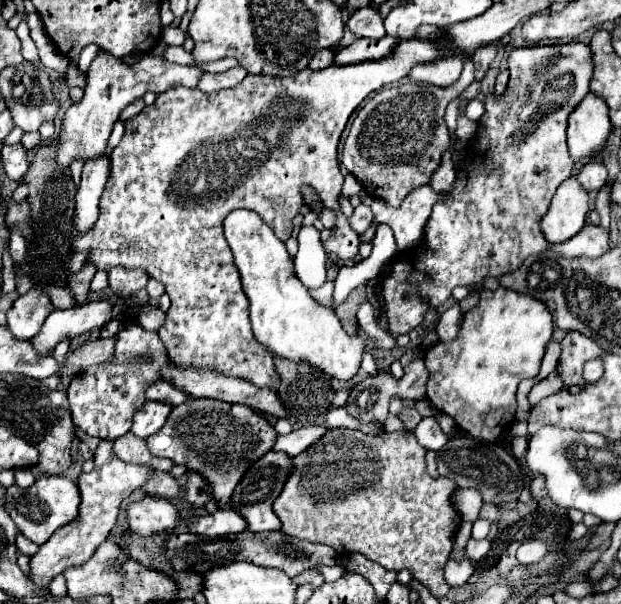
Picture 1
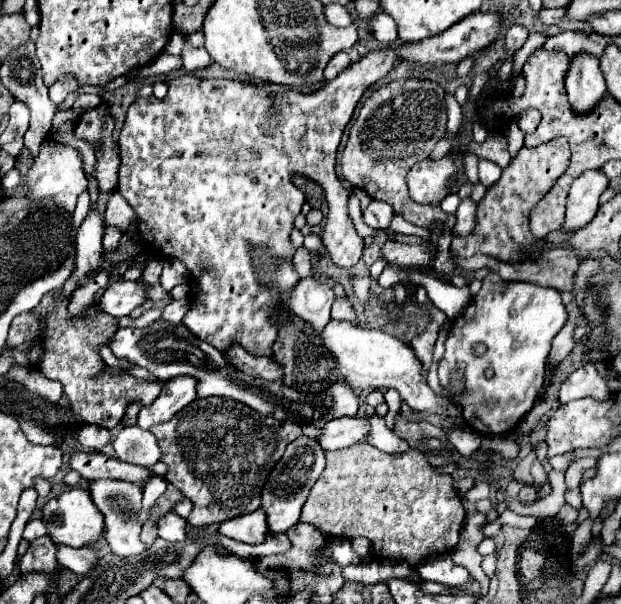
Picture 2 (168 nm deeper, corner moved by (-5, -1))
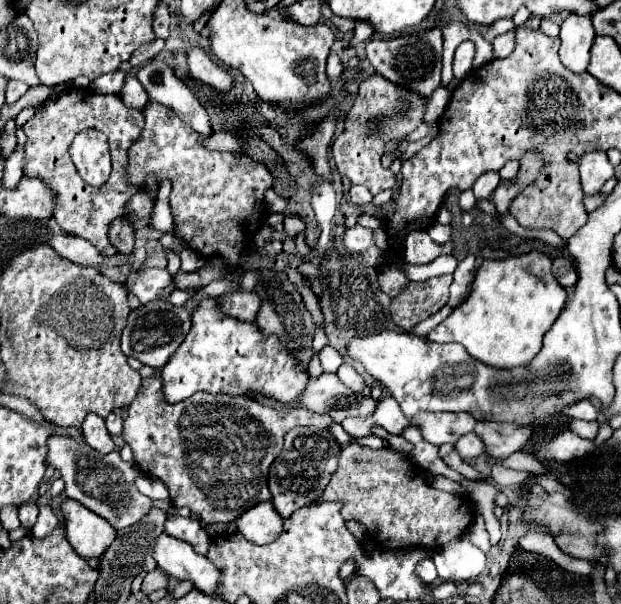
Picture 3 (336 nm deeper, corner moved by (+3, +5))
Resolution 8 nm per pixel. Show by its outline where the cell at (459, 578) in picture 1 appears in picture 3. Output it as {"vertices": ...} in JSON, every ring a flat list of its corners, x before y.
{"vertices":[[424,559,424,561,420,561,418,565,416,565,416,575,424,581,424,583,434,583,436,581,436,567,434,567,434,563,432,563,432,559]]}

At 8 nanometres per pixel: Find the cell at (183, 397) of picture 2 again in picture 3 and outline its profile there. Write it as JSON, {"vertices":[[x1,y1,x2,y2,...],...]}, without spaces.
{"vertices":[[200,297,190,319,192,327,184,343,160,371,168,403,180,403,198,391,206,391,244,397,264,395,286,405,298,405,308,385,308,373,276,335,264,335,256,323,244,323,222,313,220,297]]}

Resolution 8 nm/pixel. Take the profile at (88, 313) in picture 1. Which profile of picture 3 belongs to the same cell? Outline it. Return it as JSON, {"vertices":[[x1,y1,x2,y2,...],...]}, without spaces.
{"vertices":[[146,269,140,273,132,271,126,281,126,289,134,293,140,299,140,303,148,303,160,297,160,293,172,283,174,283,174,275,168,269]]}

